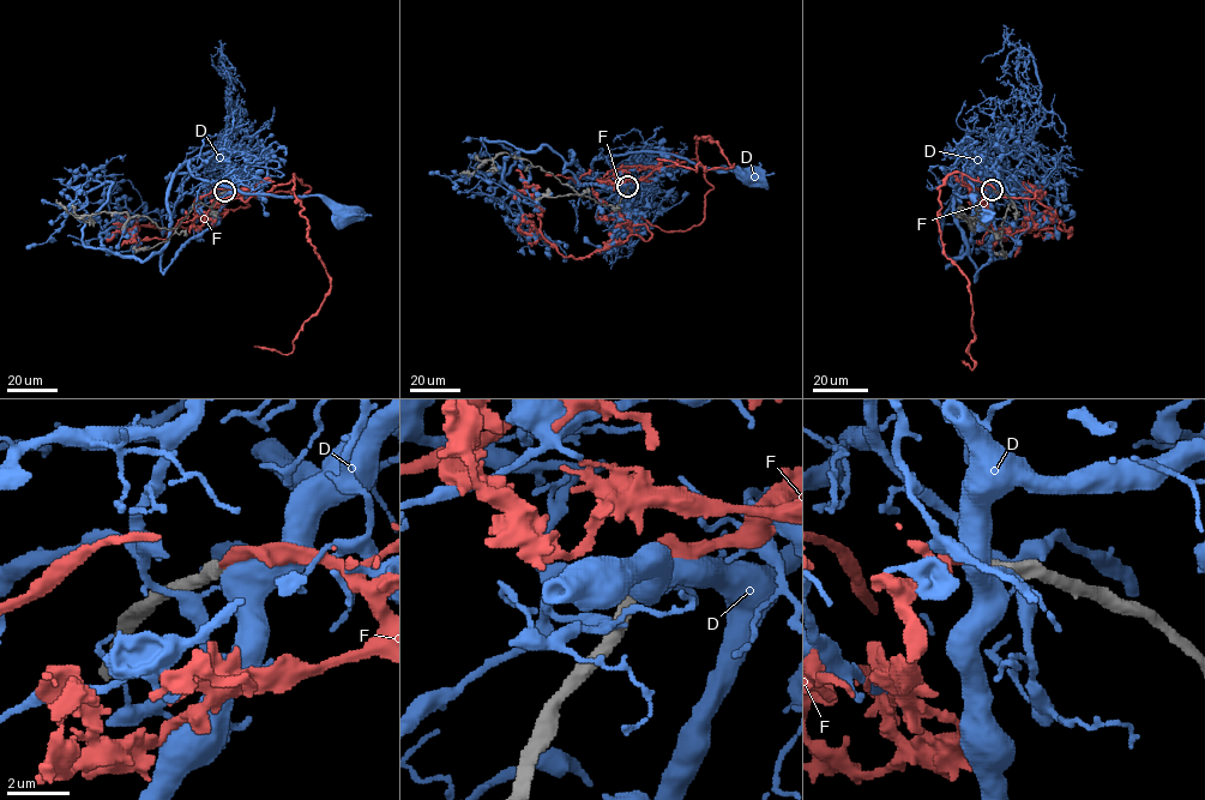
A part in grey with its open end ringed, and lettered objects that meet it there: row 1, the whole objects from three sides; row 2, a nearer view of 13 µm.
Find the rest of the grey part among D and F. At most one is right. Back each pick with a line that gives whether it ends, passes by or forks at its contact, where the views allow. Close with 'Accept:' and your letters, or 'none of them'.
F: it ends there
Accept: F

